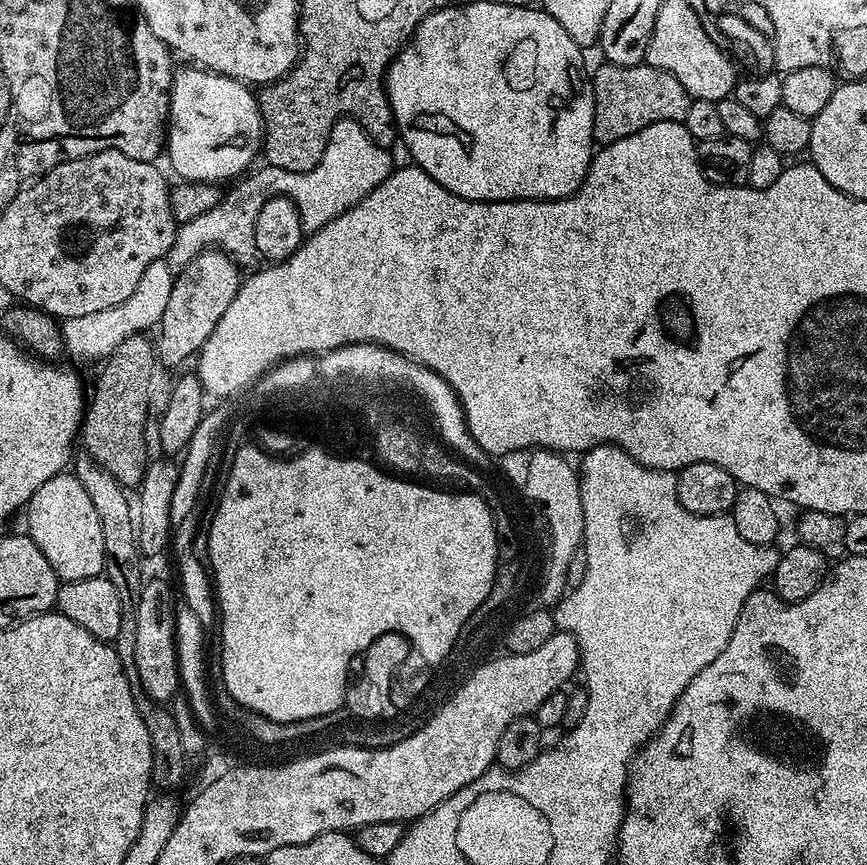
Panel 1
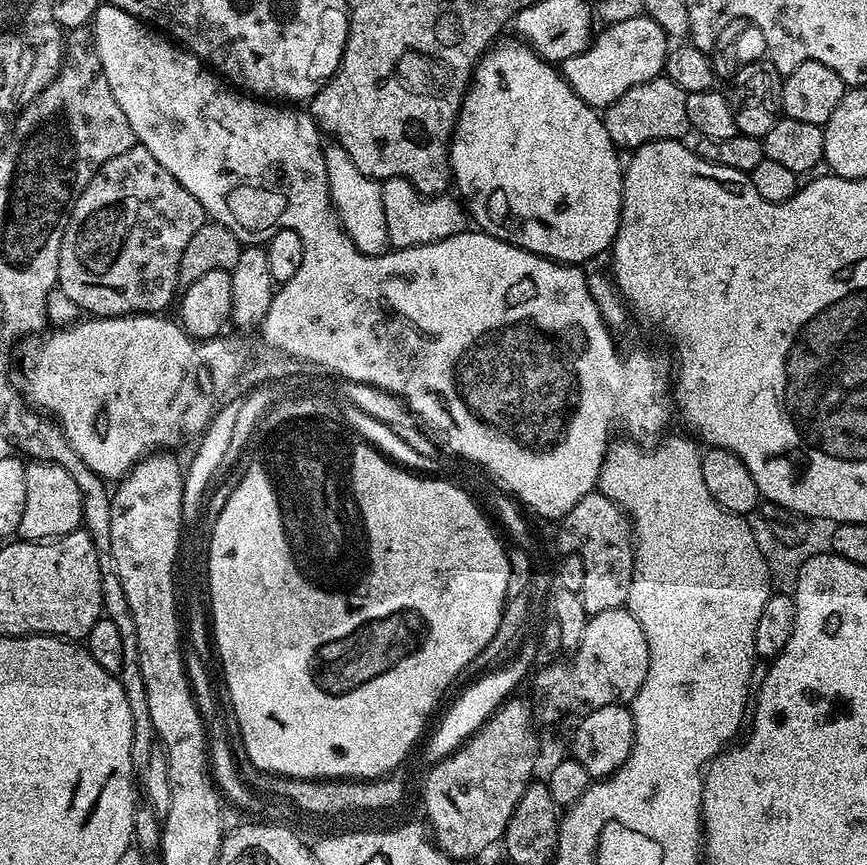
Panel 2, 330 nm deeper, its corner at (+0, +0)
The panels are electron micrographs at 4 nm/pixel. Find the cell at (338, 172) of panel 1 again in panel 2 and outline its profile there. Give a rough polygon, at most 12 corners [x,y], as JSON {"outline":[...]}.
{"outline":[[335,142],[324,150],[332,209],[367,256],[389,251],[381,181]]}

